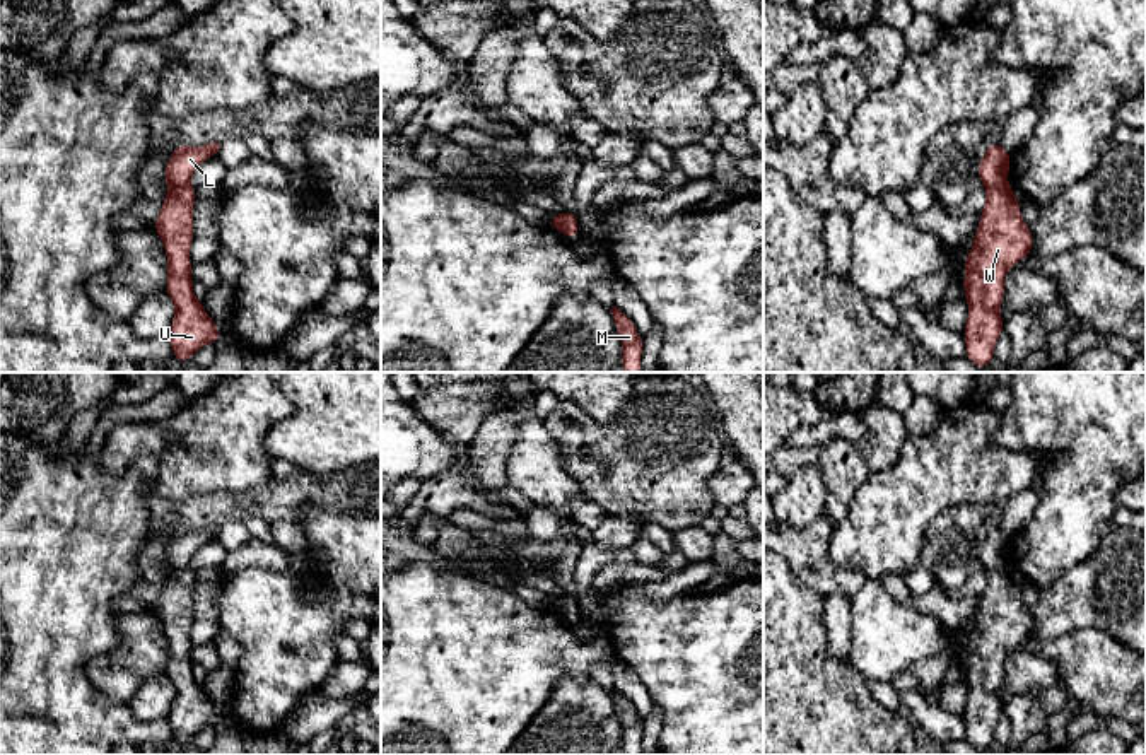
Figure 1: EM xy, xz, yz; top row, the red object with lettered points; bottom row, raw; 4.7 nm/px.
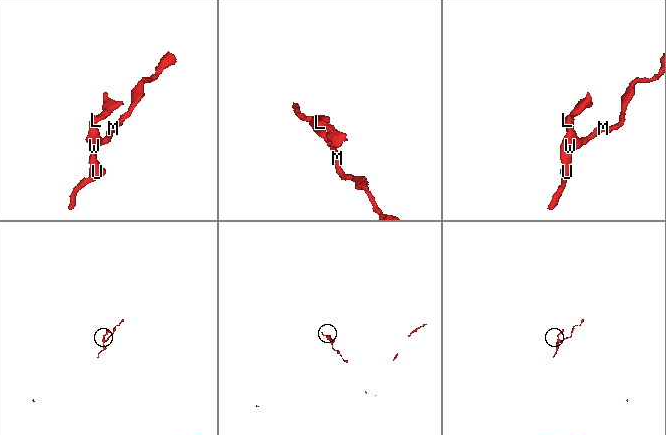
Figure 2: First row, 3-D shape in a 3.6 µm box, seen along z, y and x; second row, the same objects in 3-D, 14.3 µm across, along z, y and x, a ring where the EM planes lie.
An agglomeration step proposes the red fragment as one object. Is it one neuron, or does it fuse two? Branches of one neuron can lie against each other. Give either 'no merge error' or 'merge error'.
merge error

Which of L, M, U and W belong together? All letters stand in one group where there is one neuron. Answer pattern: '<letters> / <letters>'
L / M U W

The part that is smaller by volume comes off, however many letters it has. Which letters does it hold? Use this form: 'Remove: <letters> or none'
Remove: L

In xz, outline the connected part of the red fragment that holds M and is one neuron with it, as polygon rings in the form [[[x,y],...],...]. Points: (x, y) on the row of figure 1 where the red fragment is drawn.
[[[611,307],[611,314],[617,325],[617,333],[622,340],[622,357],[620,362],[625,372],[642,372],[640,357],[642,357],[642,337],[637,333],[634,321],[617,309]]]

